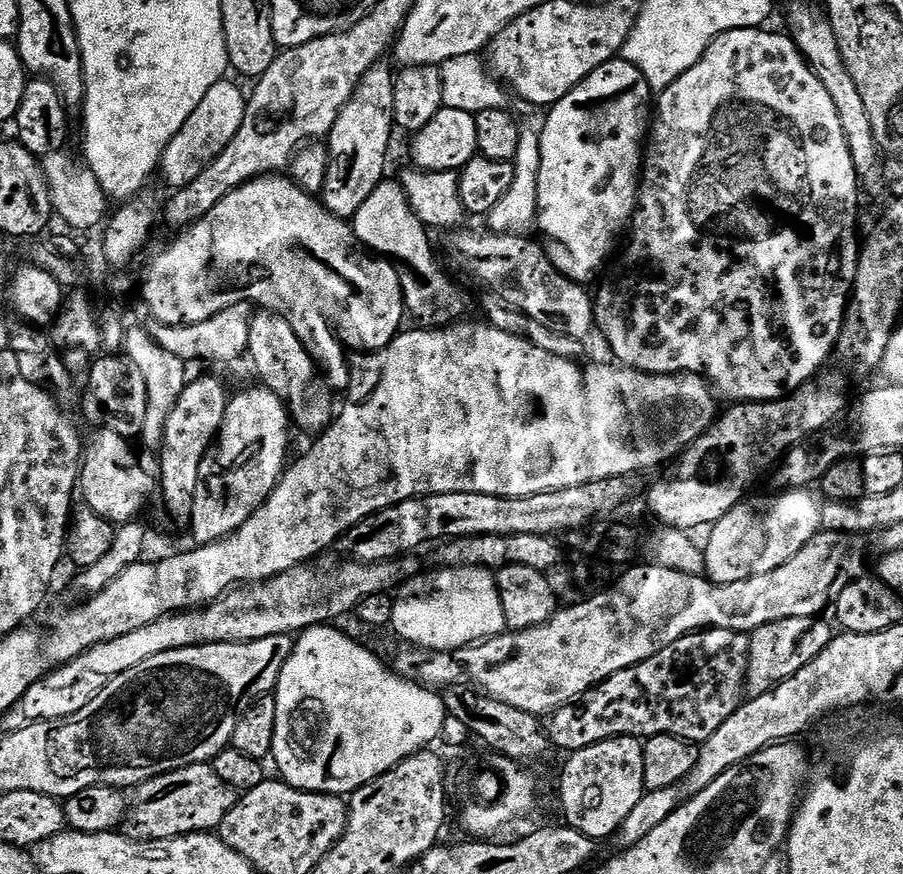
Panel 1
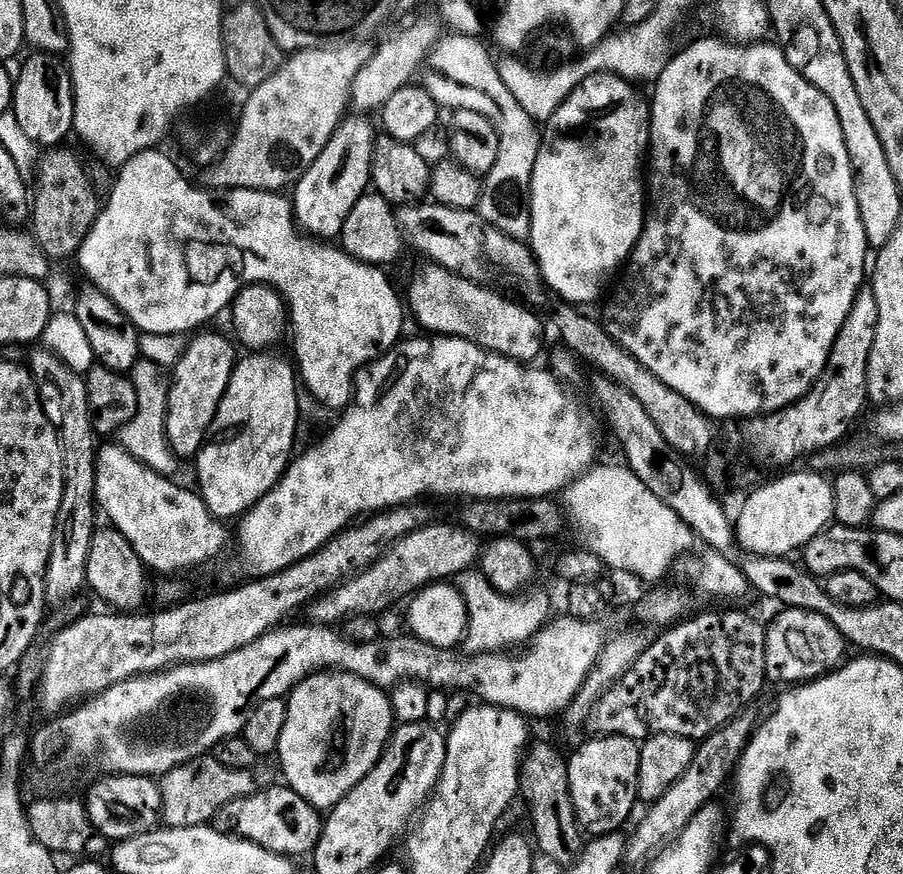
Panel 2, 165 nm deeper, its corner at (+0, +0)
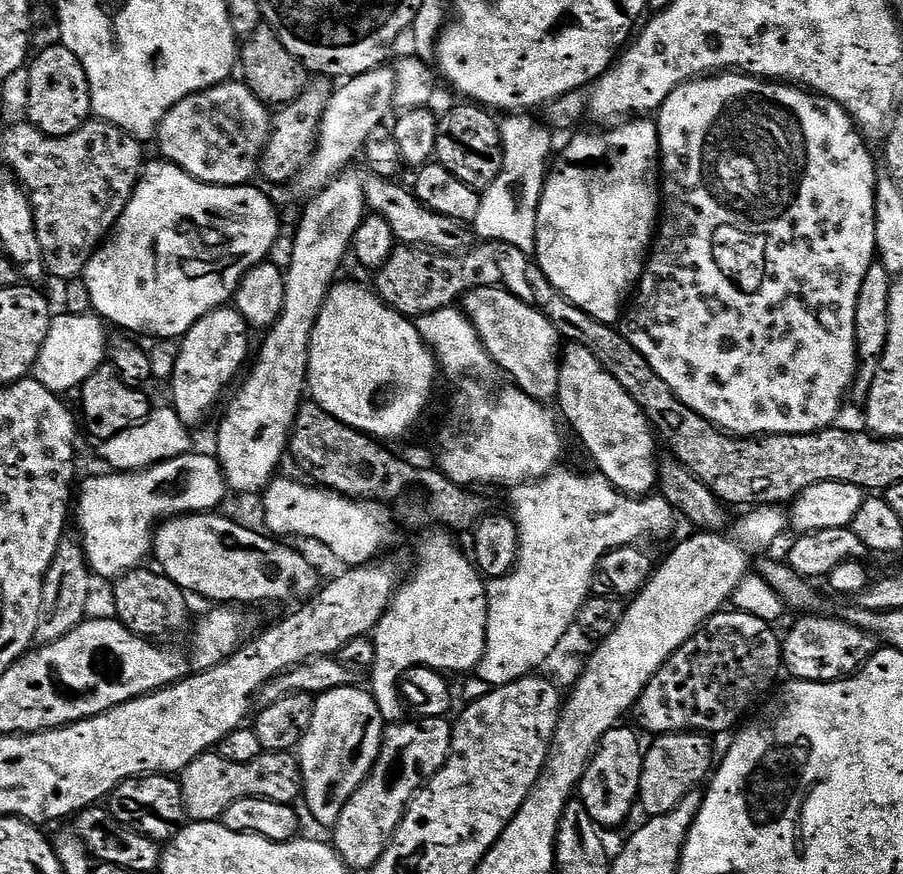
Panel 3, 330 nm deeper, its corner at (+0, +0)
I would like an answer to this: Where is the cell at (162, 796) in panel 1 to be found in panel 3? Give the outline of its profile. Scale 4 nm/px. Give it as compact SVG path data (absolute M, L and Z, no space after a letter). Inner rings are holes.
M209 750L188 763L184 771L179 773L178 779L184 811L187 819L192 822L219 821L230 805L247 796L290 805L295 805L302 796L300 761L292 752L261 751L254 762L226 762L226 758Z

